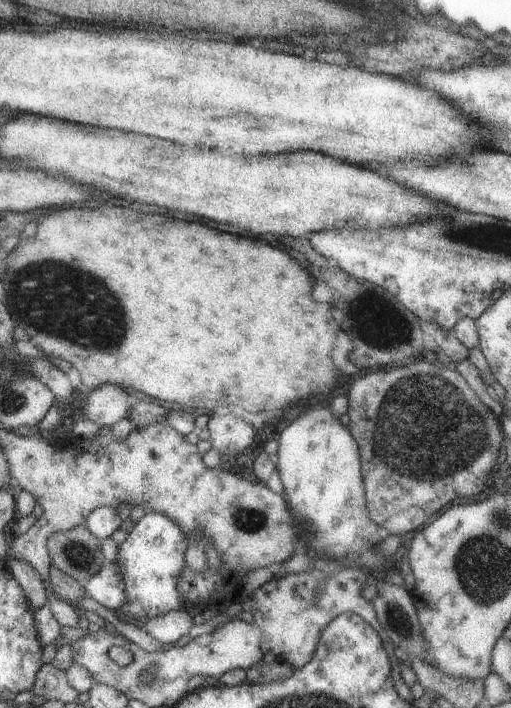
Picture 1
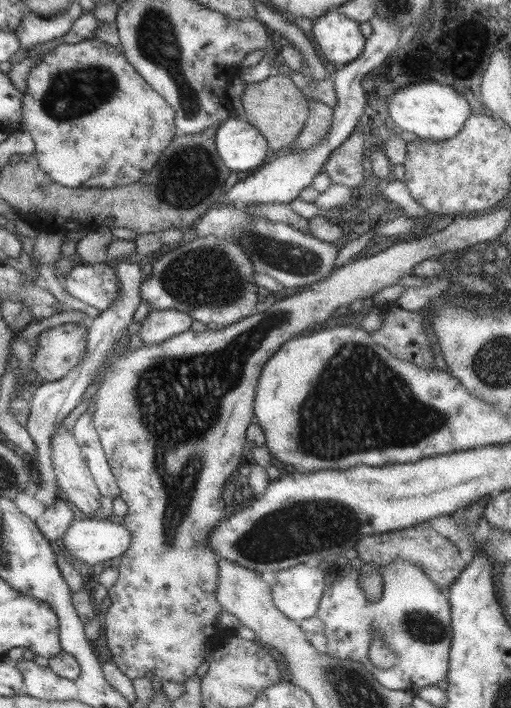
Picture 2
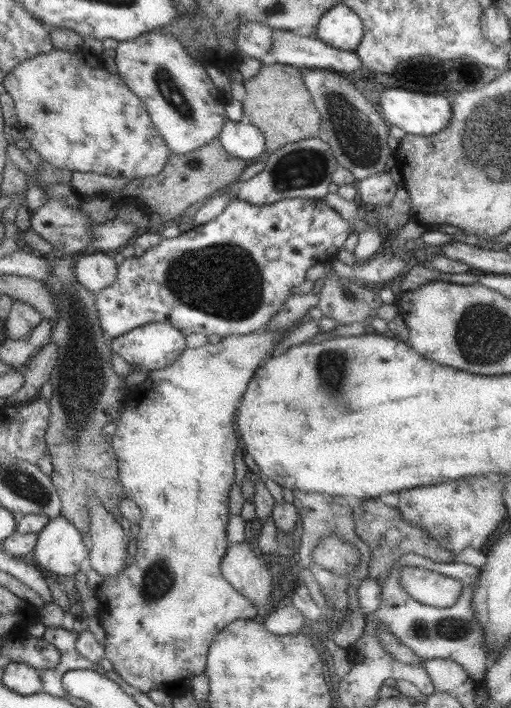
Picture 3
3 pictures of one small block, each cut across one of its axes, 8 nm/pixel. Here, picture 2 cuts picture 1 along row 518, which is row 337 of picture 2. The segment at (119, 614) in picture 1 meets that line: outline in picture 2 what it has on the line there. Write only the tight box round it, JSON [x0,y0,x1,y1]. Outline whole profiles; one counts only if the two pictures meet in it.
[138,310,192,346]

